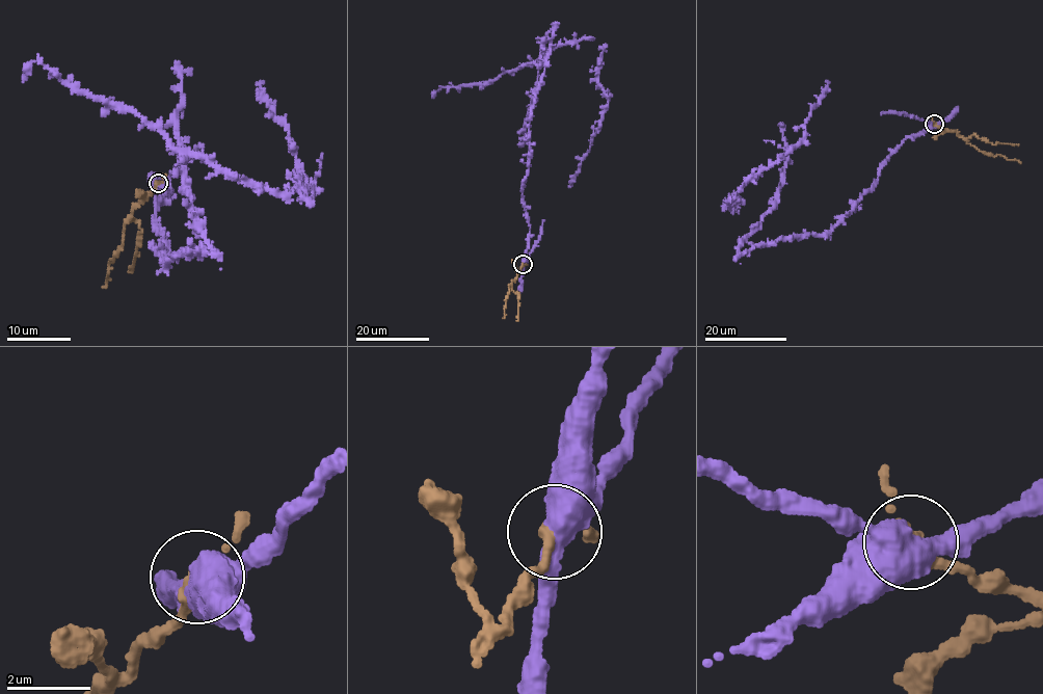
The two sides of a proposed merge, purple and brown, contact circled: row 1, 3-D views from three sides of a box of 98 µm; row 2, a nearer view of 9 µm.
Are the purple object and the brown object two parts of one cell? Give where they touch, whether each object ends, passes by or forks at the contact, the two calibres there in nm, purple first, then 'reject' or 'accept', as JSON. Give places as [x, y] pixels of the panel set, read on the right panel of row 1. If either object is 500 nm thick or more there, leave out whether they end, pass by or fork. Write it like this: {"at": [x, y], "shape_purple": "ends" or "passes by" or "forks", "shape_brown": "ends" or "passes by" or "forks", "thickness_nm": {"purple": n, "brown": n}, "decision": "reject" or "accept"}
{"at": [934, 124], "shape_purple": "passes by", "shape_brown": "passes by", "thickness_nm": {"purple": 480, "brown": 320}, "decision": "reject"}

